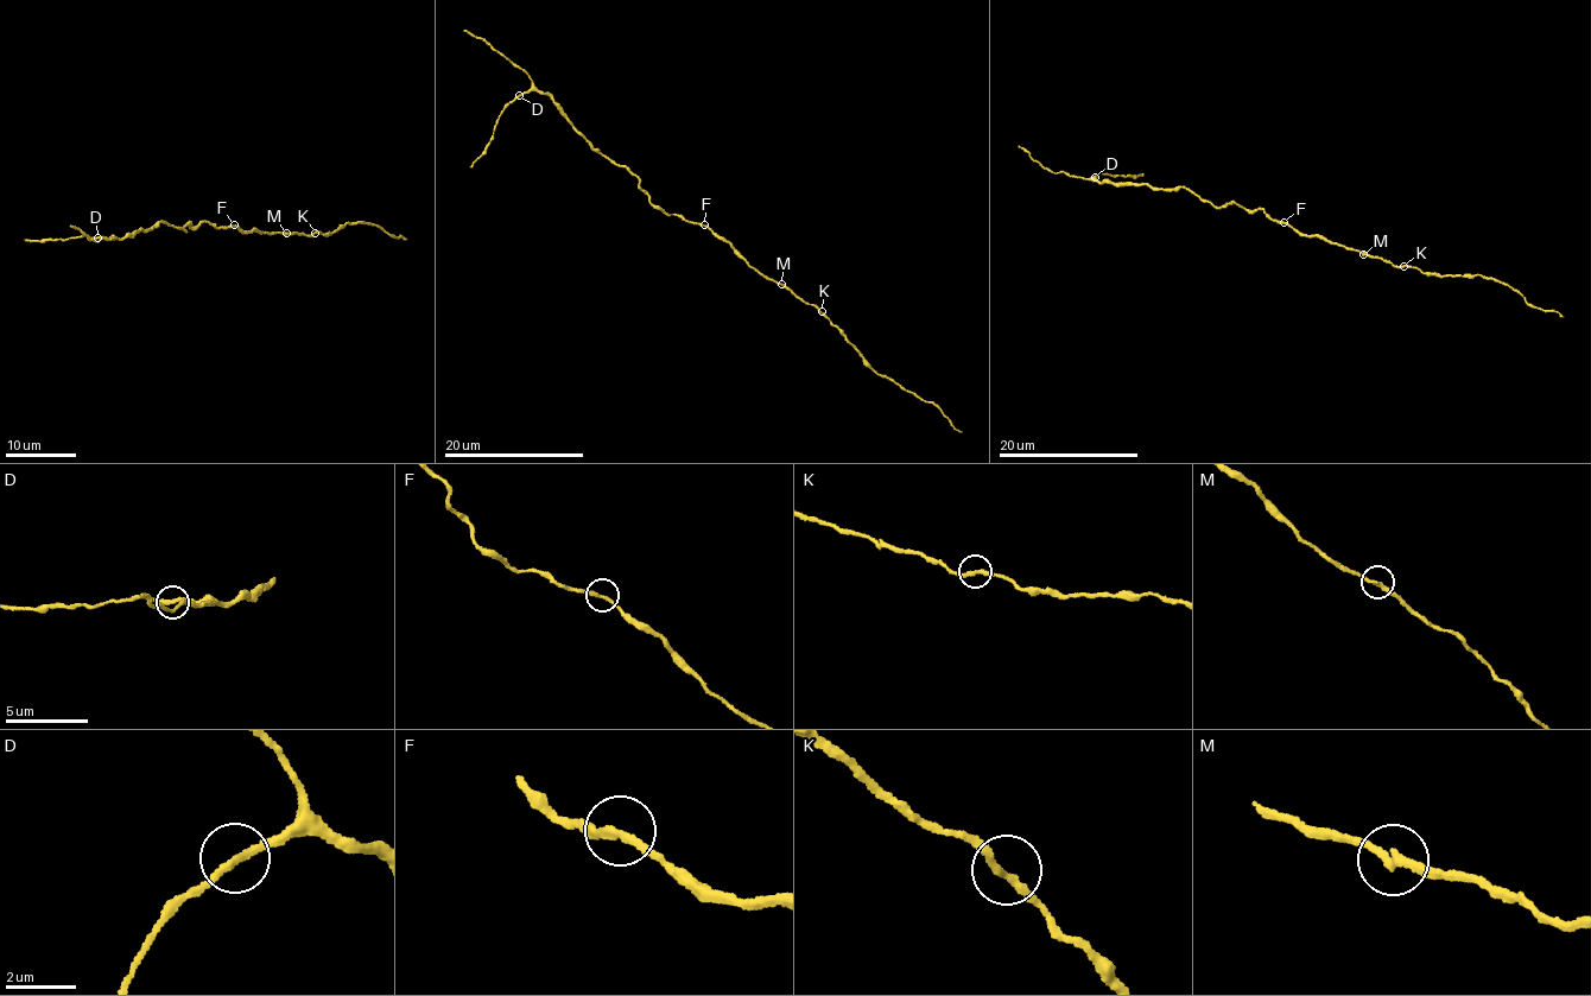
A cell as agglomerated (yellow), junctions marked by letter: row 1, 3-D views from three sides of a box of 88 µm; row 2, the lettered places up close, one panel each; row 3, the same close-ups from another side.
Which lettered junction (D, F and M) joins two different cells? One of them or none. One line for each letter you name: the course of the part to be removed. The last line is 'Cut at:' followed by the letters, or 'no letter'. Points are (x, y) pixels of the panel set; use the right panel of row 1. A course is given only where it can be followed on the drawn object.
Cut at: no letter

